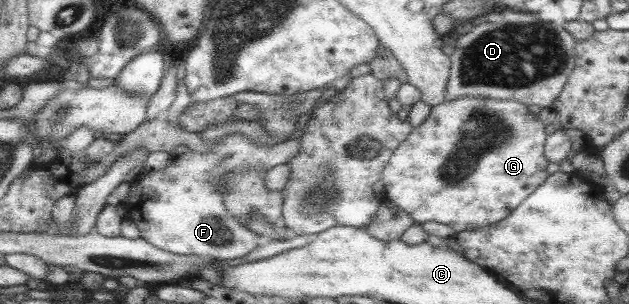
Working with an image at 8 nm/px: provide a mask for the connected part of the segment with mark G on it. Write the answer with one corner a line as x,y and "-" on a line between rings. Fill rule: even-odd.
461,96
454,100
442,101
430,107
428,116
420,126
412,127
411,132
402,140
398,147
394,149
390,158
386,161
380,173
380,182
384,187
383,195
385,200
396,208
403,210
413,222
437,222
453,228
455,232
471,231
477,228
484,228
502,220
516,208
523,198
526,198
542,181
549,175
546,173
547,160
543,155
543,145
545,142
544,124
538,119
537,115
530,113
526,105
518,101
511,100
492,100
479,96

